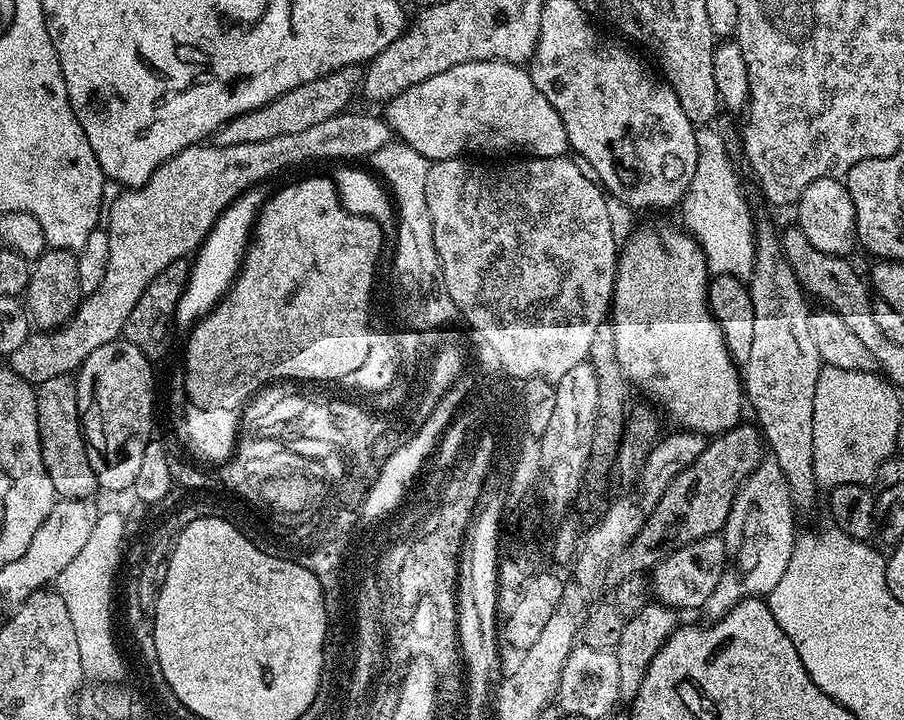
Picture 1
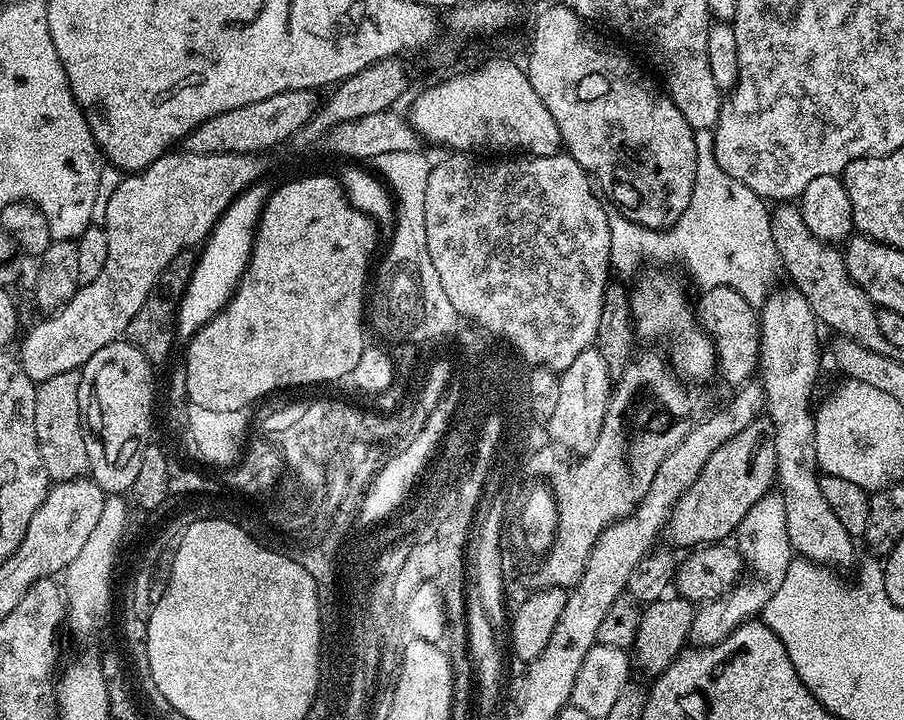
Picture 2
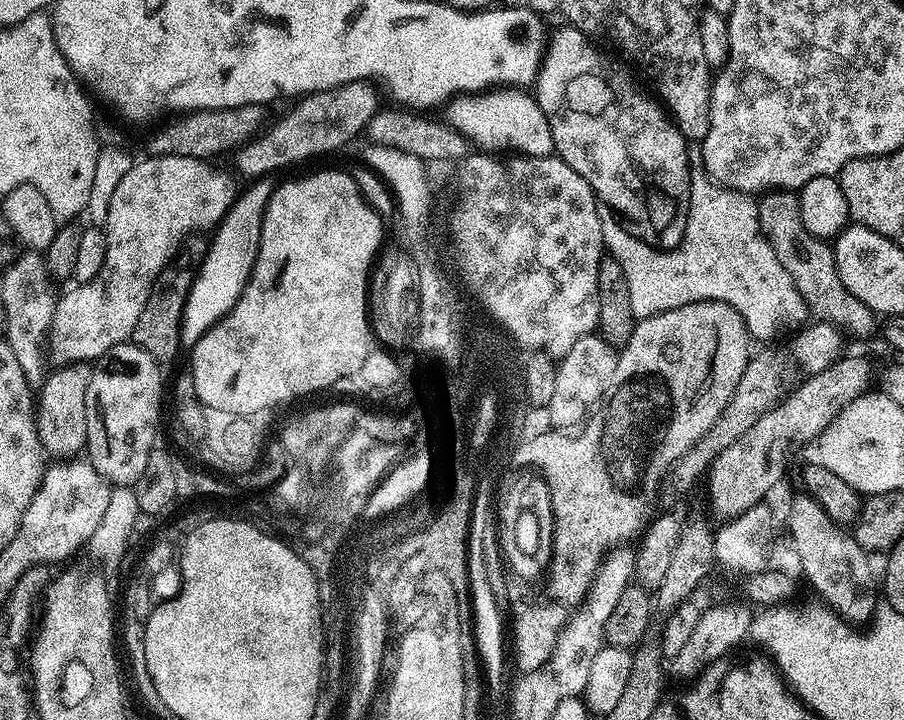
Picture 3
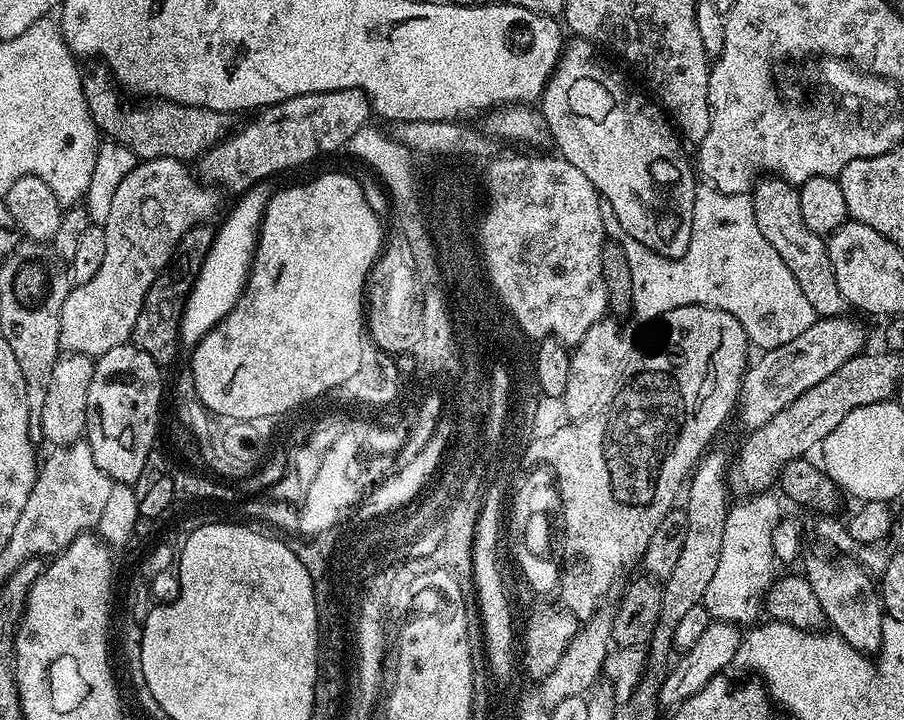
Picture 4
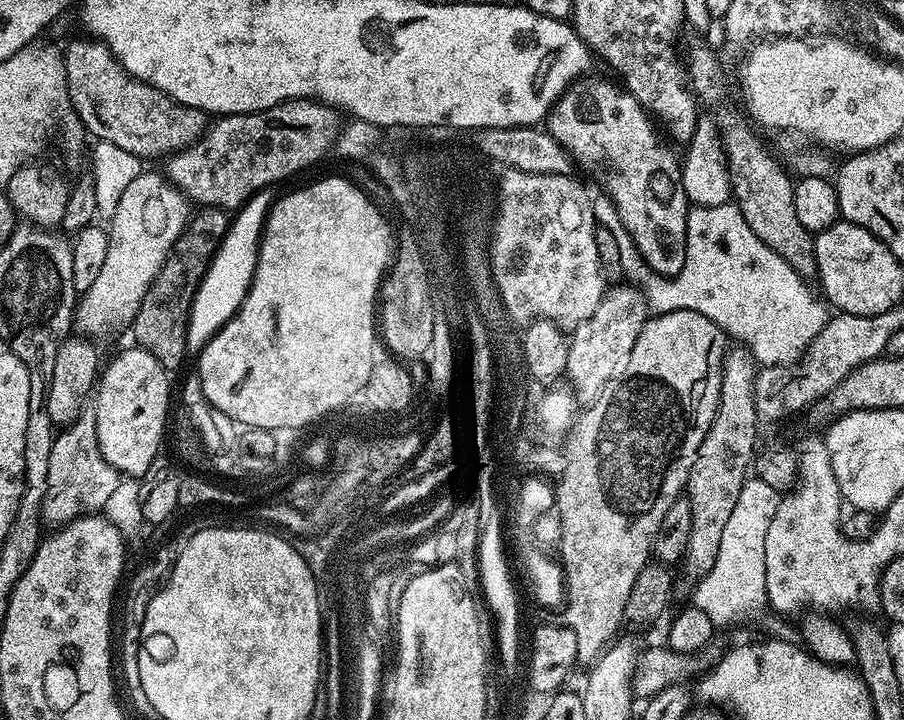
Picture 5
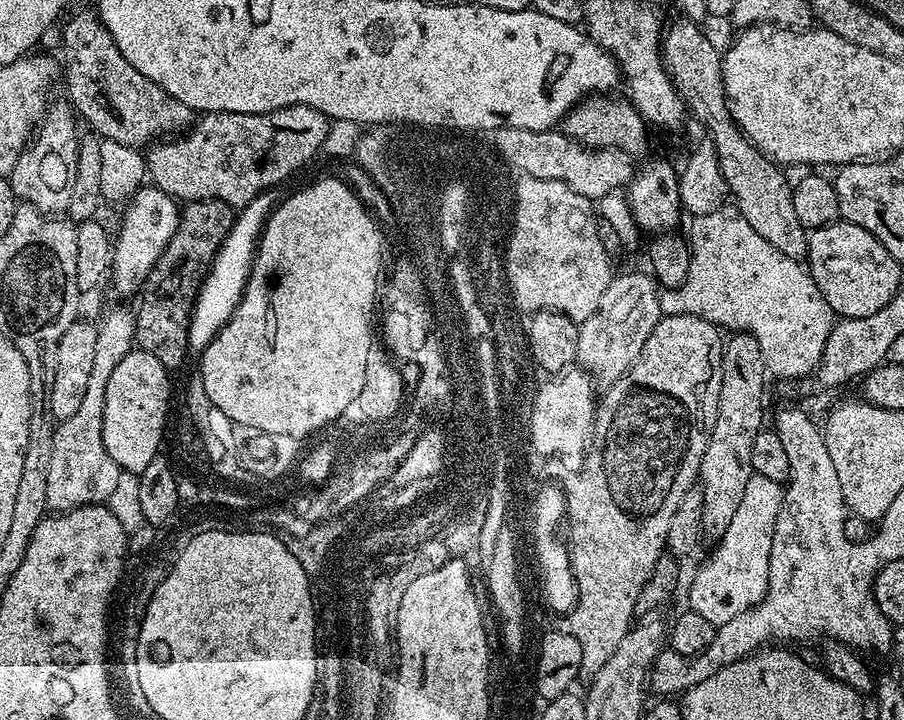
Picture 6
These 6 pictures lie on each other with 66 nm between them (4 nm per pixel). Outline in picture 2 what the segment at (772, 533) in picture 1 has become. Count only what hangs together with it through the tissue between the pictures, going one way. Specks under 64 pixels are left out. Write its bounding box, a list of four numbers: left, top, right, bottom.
[689,490,794,648]

